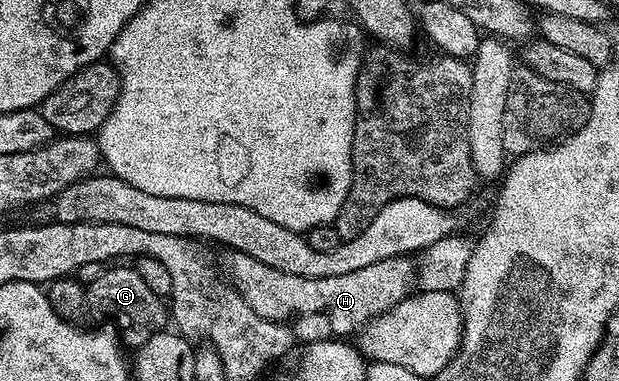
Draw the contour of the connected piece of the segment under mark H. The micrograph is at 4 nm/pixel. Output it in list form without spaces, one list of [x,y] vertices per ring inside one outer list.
[[[230,251],[227,254],[226,267],[230,270],[229,282],[248,301],[252,313],[264,317],[268,321],[285,323],[294,333],[295,340],[302,343],[315,343],[325,339],[345,340],[357,336],[358,332],[376,317],[388,313],[400,301],[412,294],[416,287],[416,263],[413,258],[401,255],[388,261],[376,261],[376,265],[368,265],[365,269],[356,269],[356,273],[344,273],[340,277],[296,277],[292,273],[280,273],[280,269],[272,269],[272,265],[264,265],[264,261],[256,261],[256,257],[248,257],[248,253]]]

